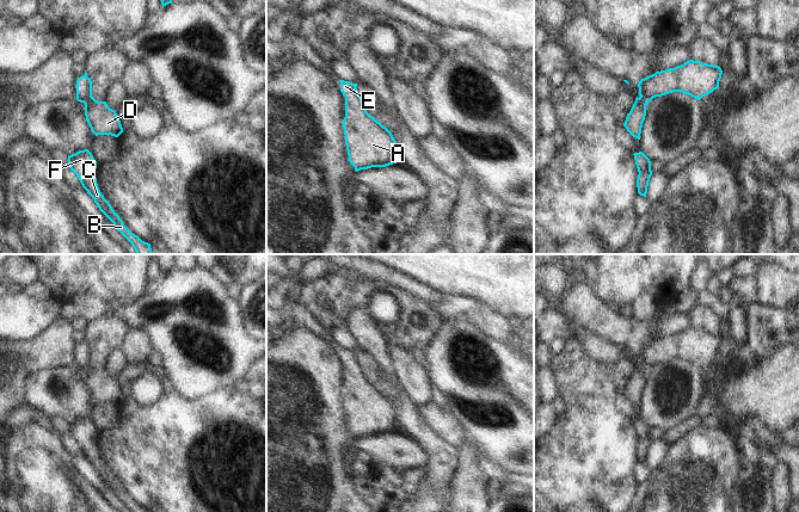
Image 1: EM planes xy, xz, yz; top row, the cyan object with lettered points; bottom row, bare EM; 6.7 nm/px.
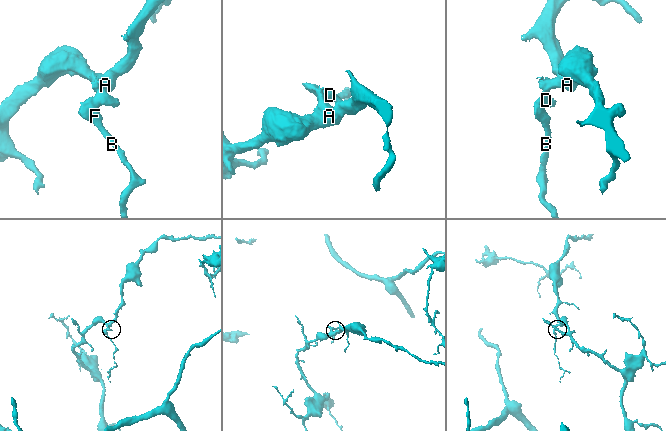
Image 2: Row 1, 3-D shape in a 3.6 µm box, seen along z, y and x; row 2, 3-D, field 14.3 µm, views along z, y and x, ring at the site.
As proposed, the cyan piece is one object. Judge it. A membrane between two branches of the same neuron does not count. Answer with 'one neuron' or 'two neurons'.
two neurons

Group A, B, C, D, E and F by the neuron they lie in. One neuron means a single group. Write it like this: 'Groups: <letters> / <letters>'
Groups: A E / B C D F

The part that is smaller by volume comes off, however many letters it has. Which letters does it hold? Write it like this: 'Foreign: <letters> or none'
Foreign: B, C, D, F

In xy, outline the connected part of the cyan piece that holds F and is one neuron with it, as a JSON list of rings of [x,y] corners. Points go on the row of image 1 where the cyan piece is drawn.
[[[88,149],[68,155],[68,167],[76,174],[82,187],[94,199],[99,210],[113,223],[113,227],[131,243],[136,254],[152,254],[150,243],[133,234],[102,195],[96,178],[97,161]]]

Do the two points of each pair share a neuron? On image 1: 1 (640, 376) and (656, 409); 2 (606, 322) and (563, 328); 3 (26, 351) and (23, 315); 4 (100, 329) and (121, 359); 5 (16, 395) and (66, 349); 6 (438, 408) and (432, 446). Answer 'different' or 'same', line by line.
1: different
2: different
3: different
4: different
5: same
6: different

